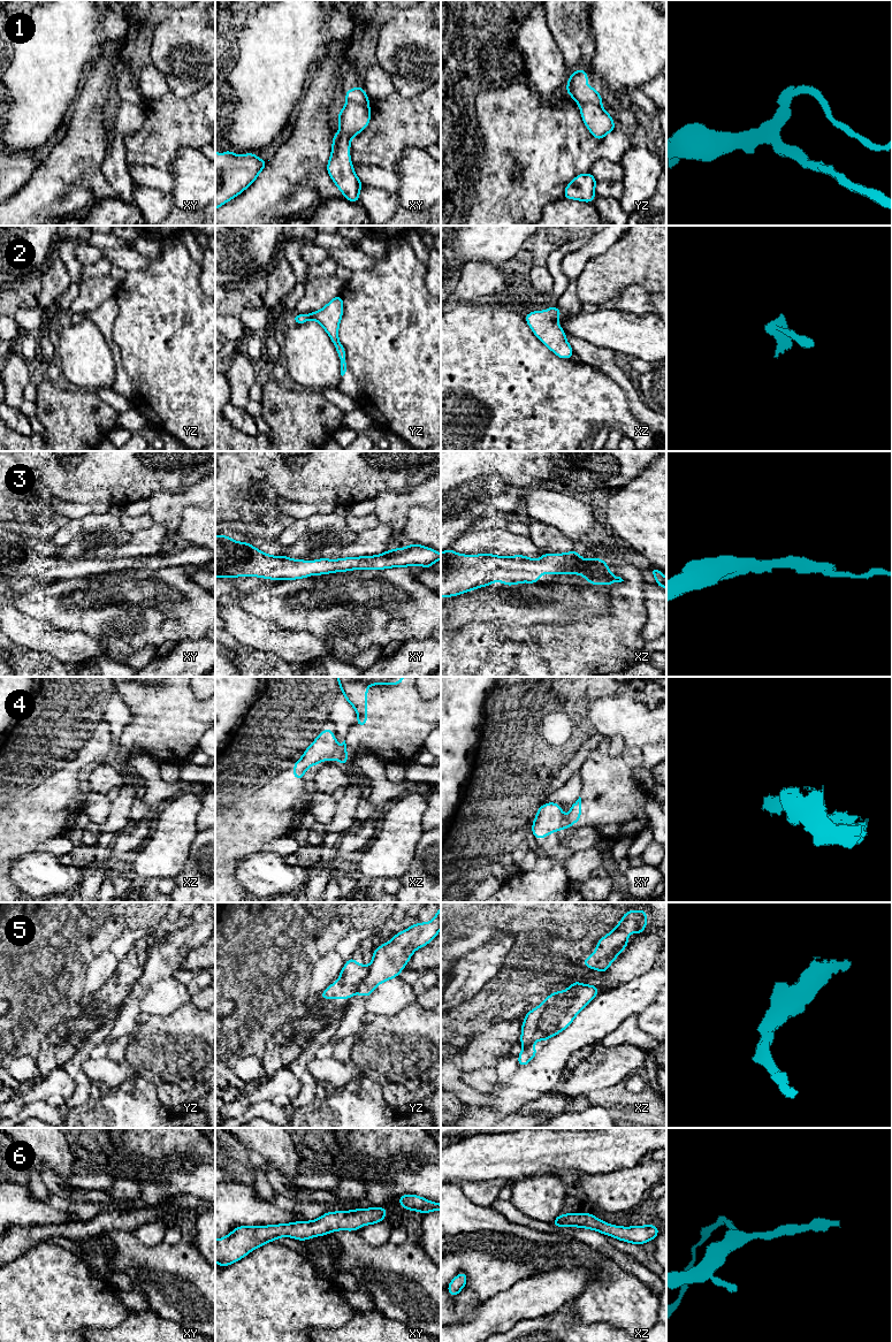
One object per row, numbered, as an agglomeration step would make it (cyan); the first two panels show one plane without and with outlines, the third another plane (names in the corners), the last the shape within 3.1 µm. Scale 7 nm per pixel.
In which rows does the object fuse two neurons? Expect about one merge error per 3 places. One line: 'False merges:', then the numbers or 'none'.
False merges: 4, 5

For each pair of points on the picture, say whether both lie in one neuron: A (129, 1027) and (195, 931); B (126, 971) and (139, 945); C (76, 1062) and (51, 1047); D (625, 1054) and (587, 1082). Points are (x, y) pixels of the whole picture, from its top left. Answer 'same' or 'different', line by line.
A: same
B: same
C: different
D: same

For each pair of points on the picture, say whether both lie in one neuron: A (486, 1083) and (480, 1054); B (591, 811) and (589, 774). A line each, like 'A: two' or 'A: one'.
A: two
B: one

